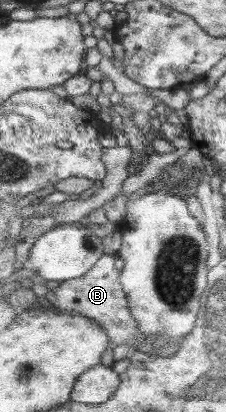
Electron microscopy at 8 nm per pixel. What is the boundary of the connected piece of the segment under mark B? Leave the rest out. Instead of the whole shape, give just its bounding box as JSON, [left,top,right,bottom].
[48,254,148,350]

